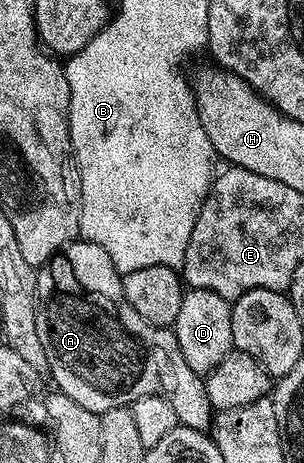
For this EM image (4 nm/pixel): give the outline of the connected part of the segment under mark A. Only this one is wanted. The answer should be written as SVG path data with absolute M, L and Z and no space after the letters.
M88 241L68 243L39 268L36 276L37 332L43 345L47 369L61 386L58 387L60 394L71 397L71 401L83 405L83 409L100 413L116 407L129 407L139 397L160 392L171 409L175 409L175 417L180 426L196 431L205 431L208 423L210 426L215 409L209 404L202 376L185 363L177 344L177 336L172 330L143 322L135 309L126 307L109 296L118 294L119 272L97 245Z

